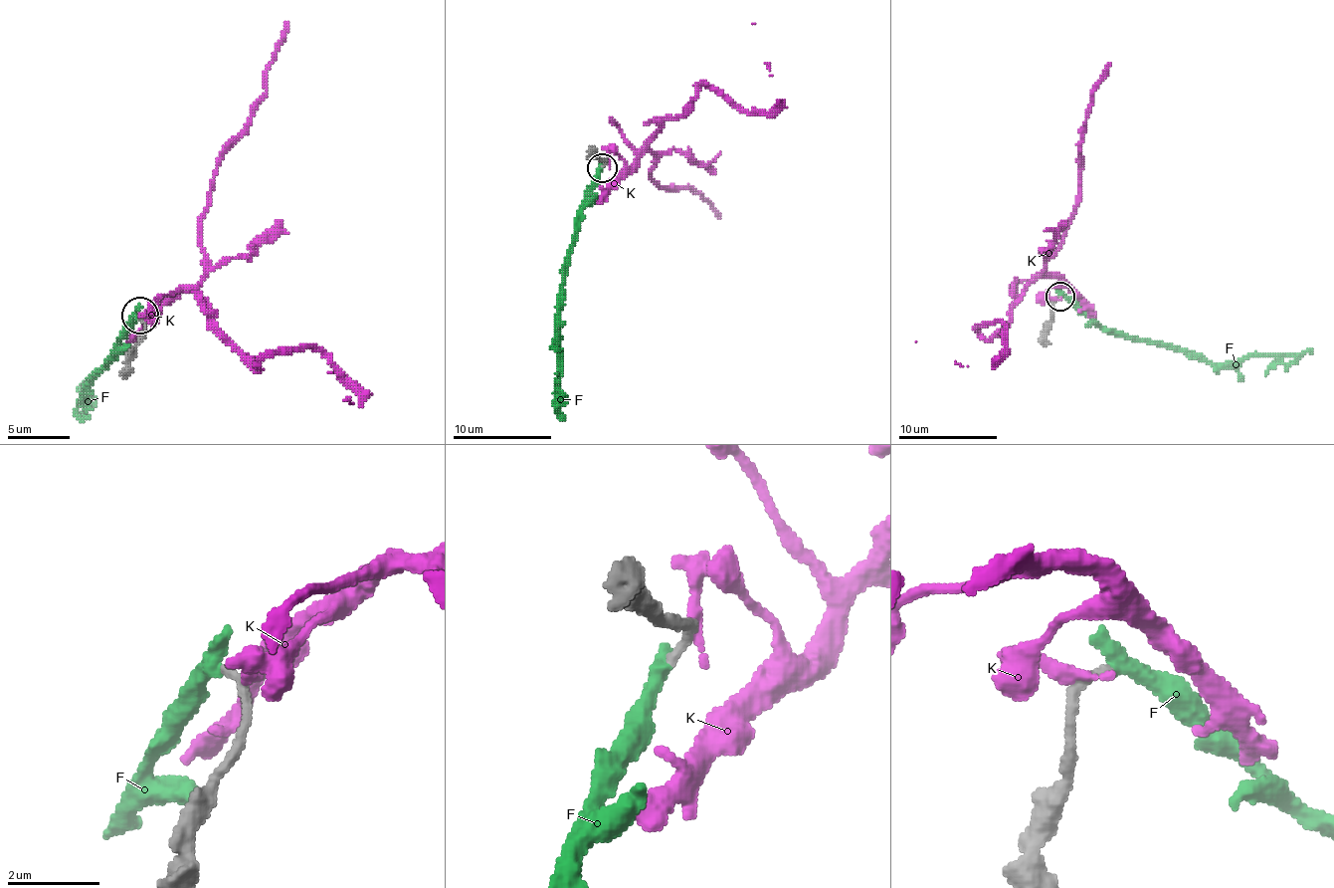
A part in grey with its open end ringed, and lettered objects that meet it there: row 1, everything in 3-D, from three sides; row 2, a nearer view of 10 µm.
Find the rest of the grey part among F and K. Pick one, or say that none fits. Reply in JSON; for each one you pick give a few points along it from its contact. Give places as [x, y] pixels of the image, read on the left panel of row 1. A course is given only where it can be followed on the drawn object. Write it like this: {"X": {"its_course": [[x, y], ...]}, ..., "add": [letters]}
{"F": {"its_course": [[138, 316], [132, 320], [110, 356], [90, 378], [83, 399], [87, 390], [83, 390], [93, 381]]}, "add": ["F"]}

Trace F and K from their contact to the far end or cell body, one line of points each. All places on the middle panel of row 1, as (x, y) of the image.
F: (602, 168), (579, 215), (562, 287), (557, 322), (557, 410), (564, 420)
K: (607, 161), (614, 151), (629, 166), (700, 85), (747, 111), (767, 111), (776, 102), (752, 23)

